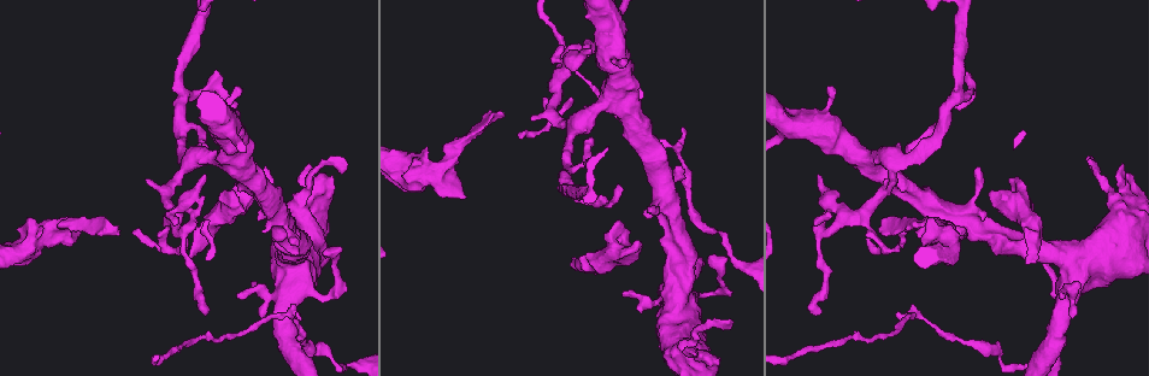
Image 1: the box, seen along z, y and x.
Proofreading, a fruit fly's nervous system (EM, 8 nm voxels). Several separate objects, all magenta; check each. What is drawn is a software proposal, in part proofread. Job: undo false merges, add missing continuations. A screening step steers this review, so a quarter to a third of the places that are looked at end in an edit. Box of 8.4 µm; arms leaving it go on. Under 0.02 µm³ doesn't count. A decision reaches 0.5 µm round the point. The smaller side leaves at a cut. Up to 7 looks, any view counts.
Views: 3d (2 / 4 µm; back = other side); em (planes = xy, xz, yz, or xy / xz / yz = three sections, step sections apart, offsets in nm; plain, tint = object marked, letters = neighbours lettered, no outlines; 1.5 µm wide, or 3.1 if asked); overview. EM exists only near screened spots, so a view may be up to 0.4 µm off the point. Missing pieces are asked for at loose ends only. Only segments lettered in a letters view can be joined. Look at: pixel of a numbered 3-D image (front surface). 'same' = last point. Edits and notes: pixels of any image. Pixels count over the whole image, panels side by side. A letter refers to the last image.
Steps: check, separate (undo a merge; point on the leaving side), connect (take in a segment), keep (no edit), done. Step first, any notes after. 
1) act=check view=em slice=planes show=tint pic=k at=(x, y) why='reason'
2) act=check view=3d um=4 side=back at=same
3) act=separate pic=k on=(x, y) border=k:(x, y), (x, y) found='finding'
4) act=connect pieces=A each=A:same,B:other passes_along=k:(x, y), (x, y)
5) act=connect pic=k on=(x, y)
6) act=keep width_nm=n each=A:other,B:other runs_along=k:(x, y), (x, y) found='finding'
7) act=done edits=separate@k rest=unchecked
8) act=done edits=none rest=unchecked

act=check view=3d um=4 pic=1 at=(572, 257) why='an open end'

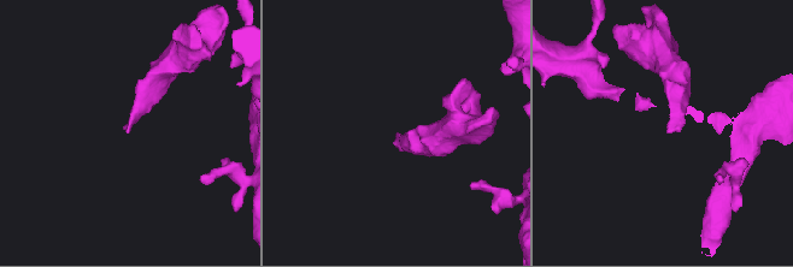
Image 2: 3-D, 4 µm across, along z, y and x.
act=check view=em slice=xy step=4 show=letters pic=2 at=(666, 132) why='shape alone is not enough'

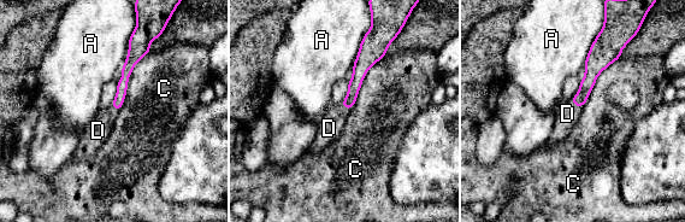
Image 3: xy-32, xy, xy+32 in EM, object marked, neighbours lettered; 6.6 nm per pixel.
act=connect pieces=D each=A:other,C:other,D:same passes_along=3:(586, 85), (576, 105), (567, 114) found='it goes on there'

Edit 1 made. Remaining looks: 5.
act=check view=em slice=planes show=plain pic=1 at=(819, 177) why='free end'

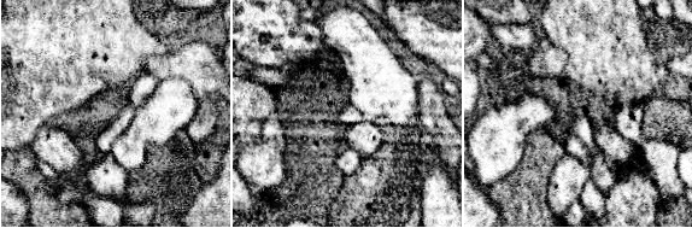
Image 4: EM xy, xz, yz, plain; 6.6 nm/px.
act=check view=em slice=planes show=letters at=same why='what lies round it'

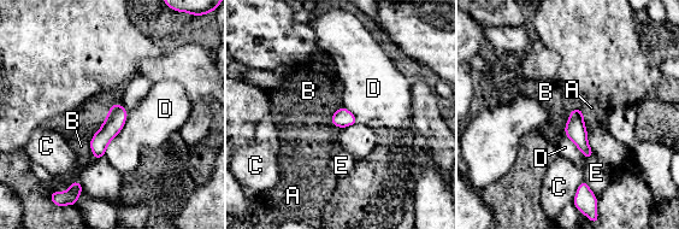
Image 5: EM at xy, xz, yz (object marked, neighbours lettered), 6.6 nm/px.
act=keep each=A:other,B:other,C:other,D:other,E:other found='none of them fits'

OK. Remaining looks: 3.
act=check view=em slice=planes show=letters pic=1 at=(677, 166) why='branch stops here'

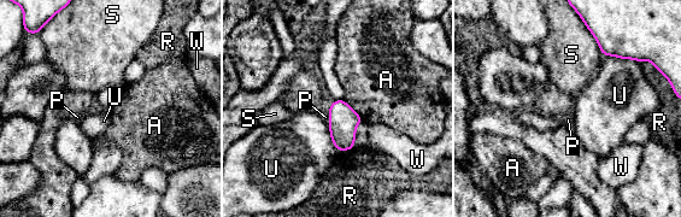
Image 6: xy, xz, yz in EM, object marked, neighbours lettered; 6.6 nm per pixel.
act=keep each=A:other,P:other,R:other,S:other,U:other,W:other border=6:(605, 54), (632, 59) found='no lettered segment goes on from it'

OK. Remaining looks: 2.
act=done edits=connect@3 rest=unchecked

